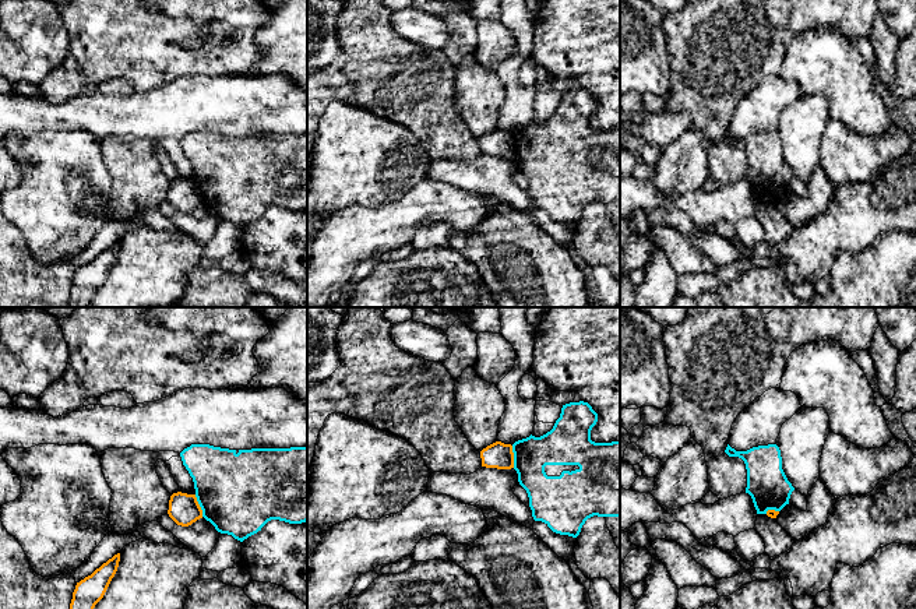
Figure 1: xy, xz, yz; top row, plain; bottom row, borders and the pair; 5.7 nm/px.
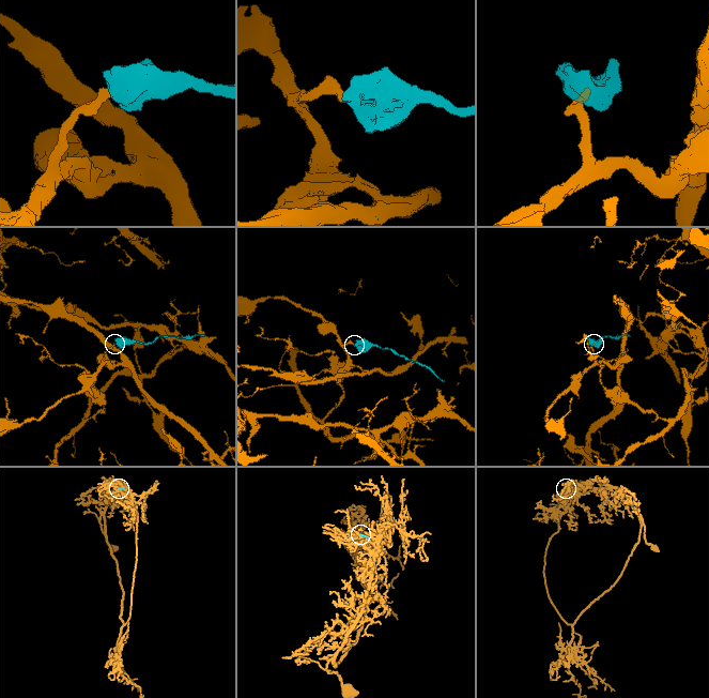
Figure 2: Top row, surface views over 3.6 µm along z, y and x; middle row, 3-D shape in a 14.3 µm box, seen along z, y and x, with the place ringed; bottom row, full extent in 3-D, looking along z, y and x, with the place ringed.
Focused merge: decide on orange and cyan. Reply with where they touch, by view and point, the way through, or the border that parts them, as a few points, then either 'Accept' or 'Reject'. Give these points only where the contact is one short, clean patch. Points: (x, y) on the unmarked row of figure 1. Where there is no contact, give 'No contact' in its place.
Touches orange at xy (198, 193). Boundary: xy (194, 182), (203, 203). Reject

